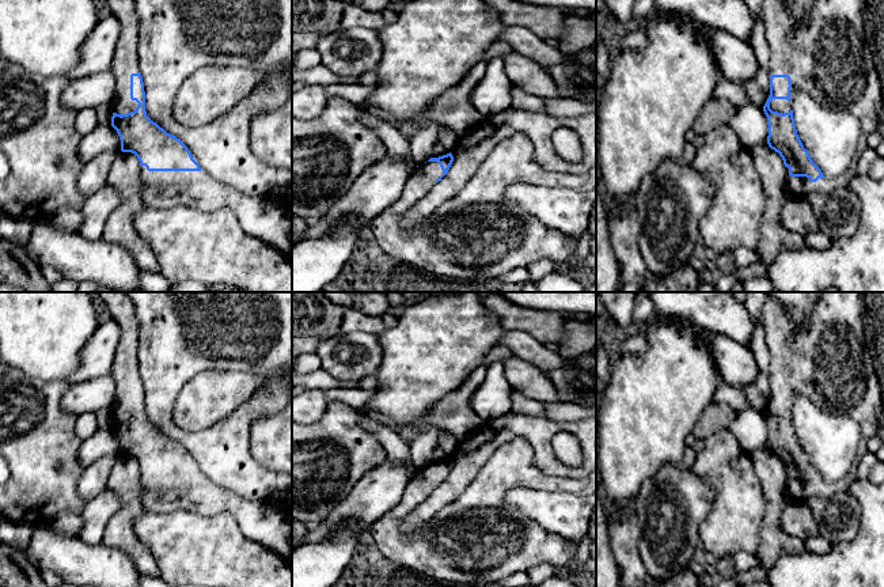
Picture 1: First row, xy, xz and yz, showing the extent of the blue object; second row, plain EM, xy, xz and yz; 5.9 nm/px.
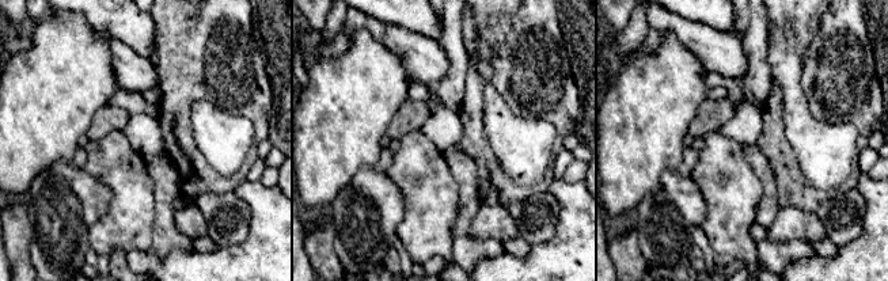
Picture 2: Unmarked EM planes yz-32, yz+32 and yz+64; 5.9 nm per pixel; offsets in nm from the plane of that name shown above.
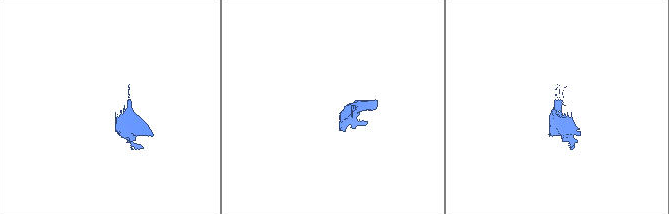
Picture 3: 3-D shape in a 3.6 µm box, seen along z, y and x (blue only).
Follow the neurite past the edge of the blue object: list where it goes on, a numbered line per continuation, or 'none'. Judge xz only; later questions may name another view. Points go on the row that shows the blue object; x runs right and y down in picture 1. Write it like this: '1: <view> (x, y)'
1: xz (480, 234)

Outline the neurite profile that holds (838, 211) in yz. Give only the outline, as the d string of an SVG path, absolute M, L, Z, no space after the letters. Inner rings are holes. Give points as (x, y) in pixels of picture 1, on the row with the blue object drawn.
M838 186L828 193L812 192L807 197L820 232L831 241L850 238L858 228L861 202L847 186Z

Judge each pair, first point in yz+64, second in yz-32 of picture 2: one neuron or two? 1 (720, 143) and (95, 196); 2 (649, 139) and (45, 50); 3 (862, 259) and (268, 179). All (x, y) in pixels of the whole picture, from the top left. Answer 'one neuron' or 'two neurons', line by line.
1: two neurons
2: one neuron
3: two neurons

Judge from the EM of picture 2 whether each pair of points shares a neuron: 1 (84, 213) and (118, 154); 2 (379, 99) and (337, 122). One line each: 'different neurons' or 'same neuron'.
1: different neurons
2: same neuron

